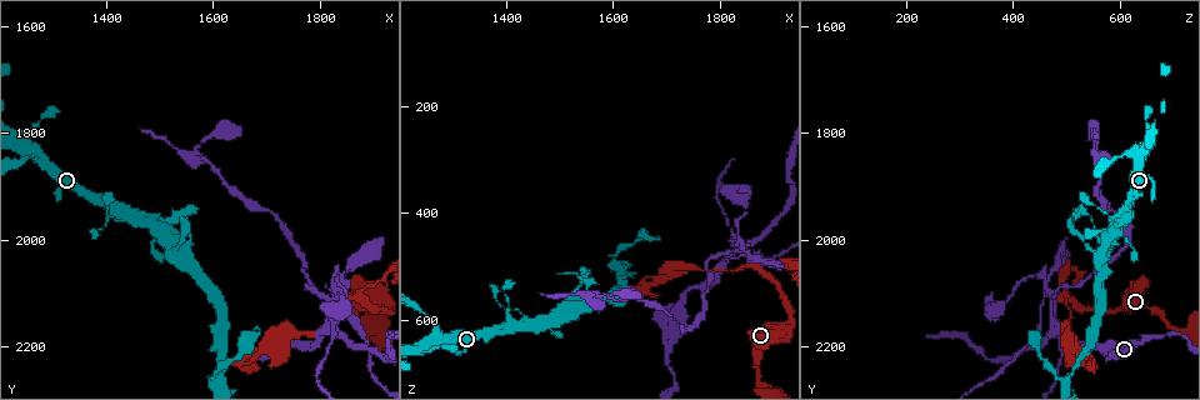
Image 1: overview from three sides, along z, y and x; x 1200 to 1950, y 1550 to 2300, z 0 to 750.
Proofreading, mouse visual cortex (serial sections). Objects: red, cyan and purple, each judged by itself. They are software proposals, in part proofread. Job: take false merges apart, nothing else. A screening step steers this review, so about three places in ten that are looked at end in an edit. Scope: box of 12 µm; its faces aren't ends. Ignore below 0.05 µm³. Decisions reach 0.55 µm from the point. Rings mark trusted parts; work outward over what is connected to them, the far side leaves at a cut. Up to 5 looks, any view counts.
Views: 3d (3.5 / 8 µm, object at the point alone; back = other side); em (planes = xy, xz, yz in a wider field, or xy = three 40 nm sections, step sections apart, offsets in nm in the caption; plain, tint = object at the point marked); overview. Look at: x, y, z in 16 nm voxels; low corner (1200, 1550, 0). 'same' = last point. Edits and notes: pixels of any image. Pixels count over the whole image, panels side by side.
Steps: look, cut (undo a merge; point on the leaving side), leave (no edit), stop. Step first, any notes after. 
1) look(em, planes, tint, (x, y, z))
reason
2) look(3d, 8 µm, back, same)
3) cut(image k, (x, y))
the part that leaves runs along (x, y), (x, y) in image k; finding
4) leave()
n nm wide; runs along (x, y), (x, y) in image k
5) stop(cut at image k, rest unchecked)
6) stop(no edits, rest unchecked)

look(3d, 8 µm, (1535, 2005, 570))
abrupt turn

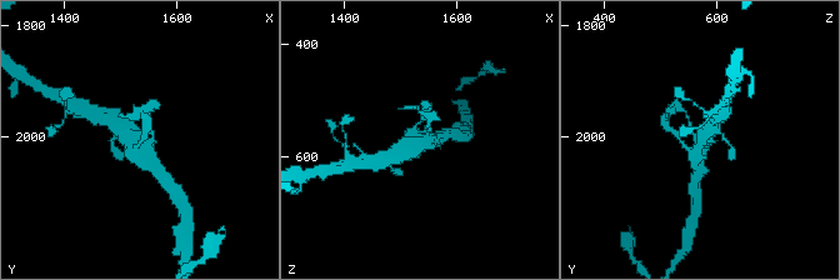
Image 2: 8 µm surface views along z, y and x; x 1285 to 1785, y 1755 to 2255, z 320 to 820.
look(3d, 3.5 µm, (1540, 2005, 575))

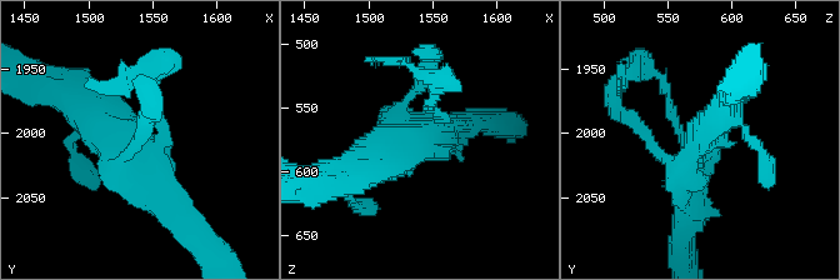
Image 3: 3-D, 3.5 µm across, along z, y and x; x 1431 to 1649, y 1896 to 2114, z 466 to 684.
look(em, xy, step 2, tint, (1538, 2008, 574))
shape alone is not enough

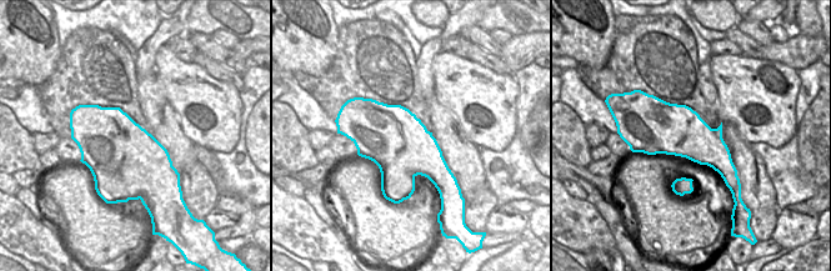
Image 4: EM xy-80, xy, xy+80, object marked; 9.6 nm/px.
leave()
runs along (75, 93), (148, 154), (175, 215) in image 3; continuous, no second cell

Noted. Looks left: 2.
look(3d, 3.5 µm, (1820, 2115, 475))
sharp bend

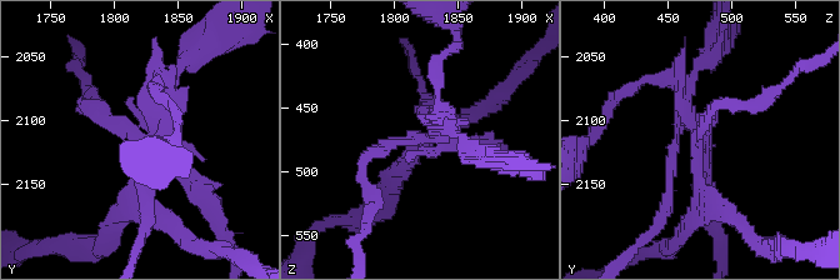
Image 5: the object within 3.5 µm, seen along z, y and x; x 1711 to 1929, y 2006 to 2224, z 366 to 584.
look(em, xy, step 3, tint, (1826, 2112, 472))
shape alone is not enough

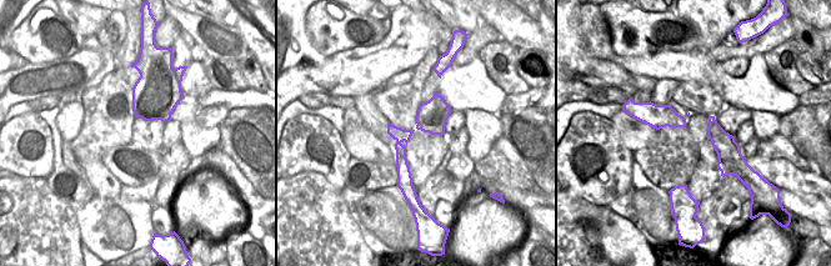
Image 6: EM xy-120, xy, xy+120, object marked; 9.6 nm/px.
cut(image 5, (388, 143))
the part that leaves runs along (698, 144), (679, 83), (634, 86) in image 5; two cells meet here

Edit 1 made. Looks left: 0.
stop(cut at image 5, rest unchecked)

